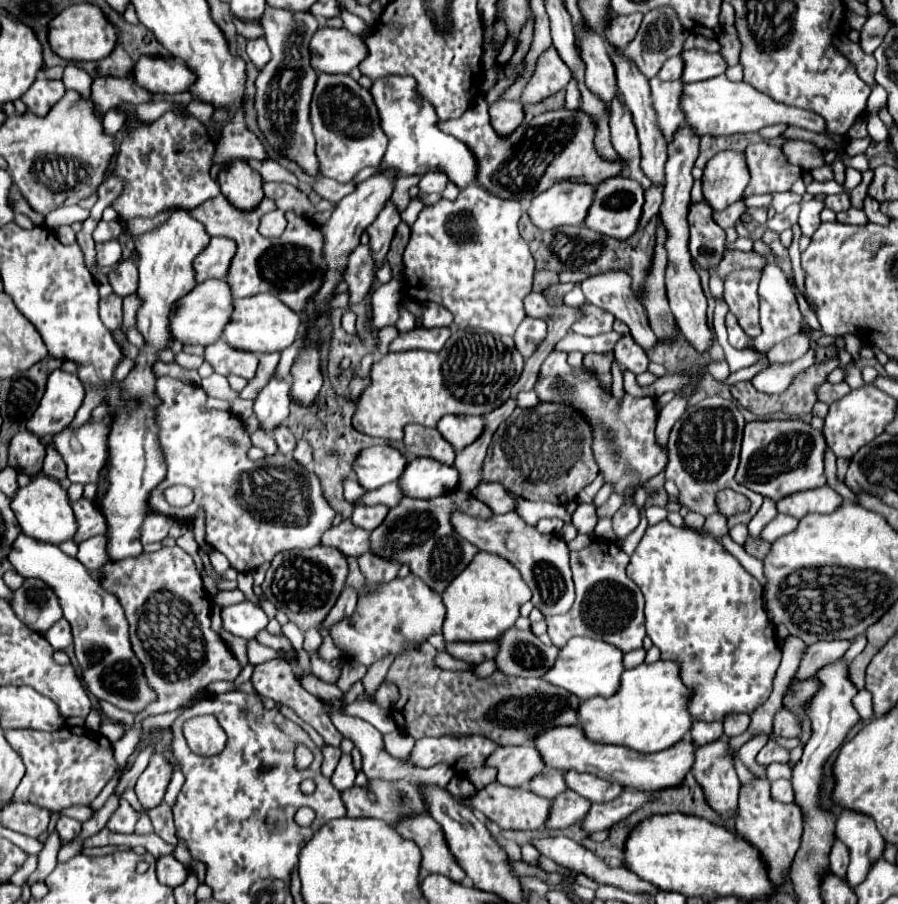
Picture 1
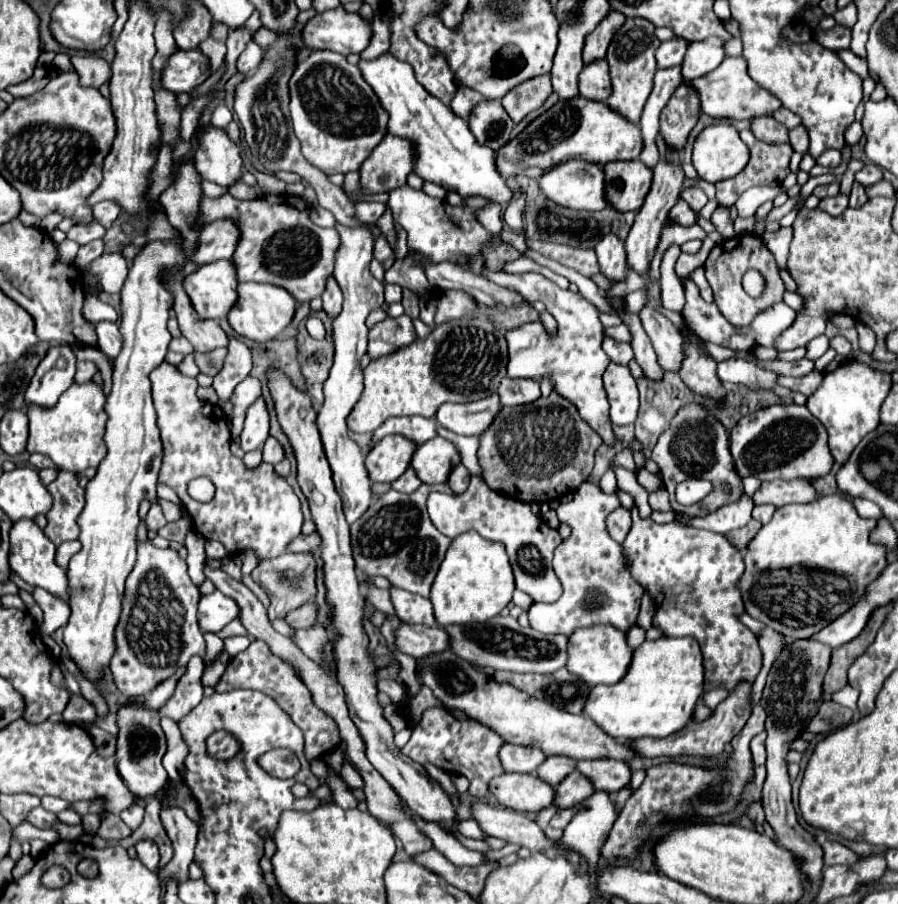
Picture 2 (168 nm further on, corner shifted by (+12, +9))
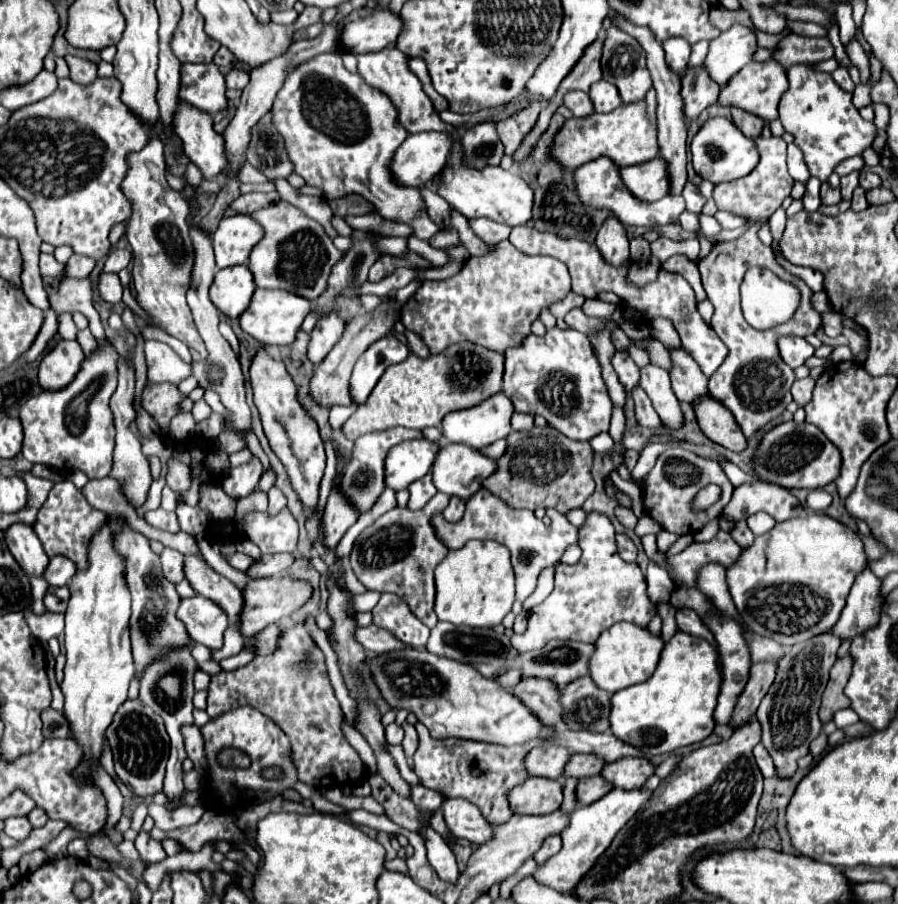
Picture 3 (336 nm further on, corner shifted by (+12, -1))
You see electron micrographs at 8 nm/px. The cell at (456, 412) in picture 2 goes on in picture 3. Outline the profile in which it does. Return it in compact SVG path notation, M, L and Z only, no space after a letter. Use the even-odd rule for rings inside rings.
M498 393L466 411L452 411L450 415L446 415L446 419L442 421L442 435L450 443L464 443L464 445L482 449L510 435L512 413L514 413L514 405L510 403L510 399L504 393Z

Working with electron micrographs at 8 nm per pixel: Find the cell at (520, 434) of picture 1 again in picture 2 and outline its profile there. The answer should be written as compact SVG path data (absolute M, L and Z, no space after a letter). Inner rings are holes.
M560 393L538 397L524 407L502 407L486 433L480 435L478 461L486 485L514 485L514 499L542 503L560 499L588 479L600 435L582 421L578 409Z

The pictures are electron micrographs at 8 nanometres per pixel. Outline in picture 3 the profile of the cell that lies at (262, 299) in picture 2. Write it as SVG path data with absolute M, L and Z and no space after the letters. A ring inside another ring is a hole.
M256 289L250 307L240 315L240 327L262 345L290 345L310 311L312 303L296 293L282 289Z

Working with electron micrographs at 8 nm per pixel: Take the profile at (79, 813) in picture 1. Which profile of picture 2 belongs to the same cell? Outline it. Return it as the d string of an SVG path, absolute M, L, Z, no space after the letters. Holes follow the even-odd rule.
M42 797L42 807L46 811L52 811L52 813L60 813L60 811L68 809L68 805L70 805L68 801L58 799L58 797Z

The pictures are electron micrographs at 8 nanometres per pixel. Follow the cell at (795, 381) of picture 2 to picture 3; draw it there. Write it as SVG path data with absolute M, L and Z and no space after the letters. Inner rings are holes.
M812 377L796 379L794 385L792 385L792 397L794 397L794 401L796 401L800 407L804 407L804 405L810 401L812 389L814 389L814 379L812 379Z

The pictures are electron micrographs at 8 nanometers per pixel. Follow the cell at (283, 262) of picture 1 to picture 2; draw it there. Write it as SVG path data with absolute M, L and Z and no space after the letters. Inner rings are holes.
M224 193L216 199L202 195L198 205L200 205L200 211L196 219L192 221L192 229L200 229L212 219L234 219L236 221L238 231L240 231L240 241L232 255L232 263L238 271L238 281L258 281L258 283L278 285L286 289L298 303L312 301L314 297L322 295L326 277L334 271L334 253L338 249L338 233L336 229L316 227L310 219L310 207L302 197L286 193L286 195L264 195L252 201L240 201L232 197L230 193Z

